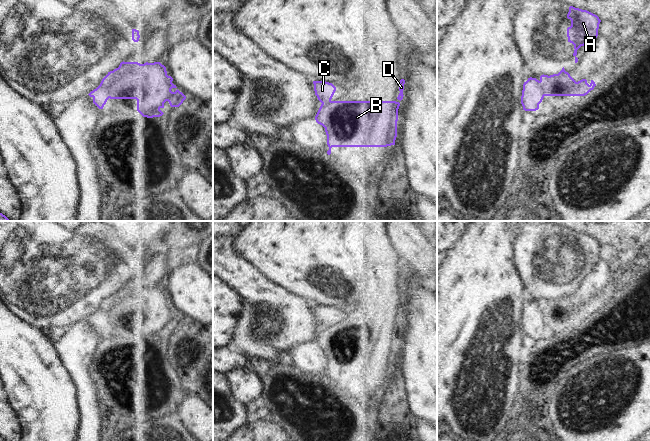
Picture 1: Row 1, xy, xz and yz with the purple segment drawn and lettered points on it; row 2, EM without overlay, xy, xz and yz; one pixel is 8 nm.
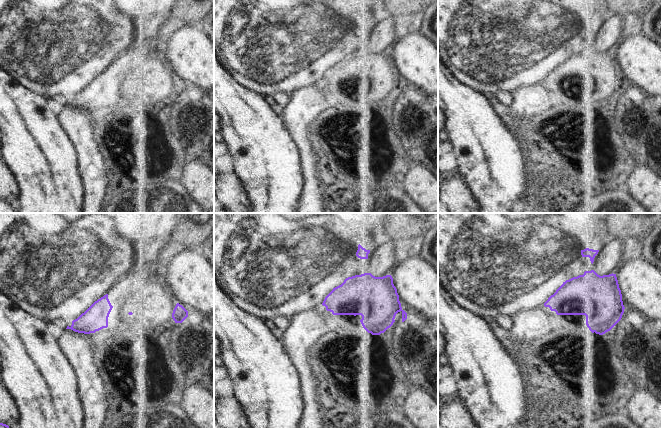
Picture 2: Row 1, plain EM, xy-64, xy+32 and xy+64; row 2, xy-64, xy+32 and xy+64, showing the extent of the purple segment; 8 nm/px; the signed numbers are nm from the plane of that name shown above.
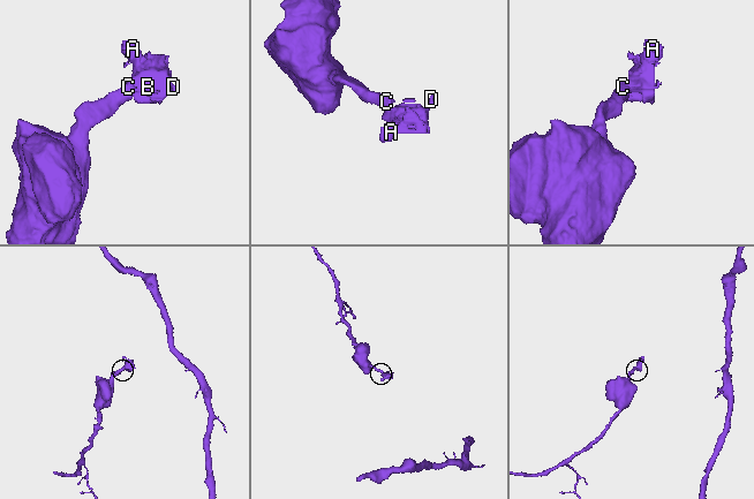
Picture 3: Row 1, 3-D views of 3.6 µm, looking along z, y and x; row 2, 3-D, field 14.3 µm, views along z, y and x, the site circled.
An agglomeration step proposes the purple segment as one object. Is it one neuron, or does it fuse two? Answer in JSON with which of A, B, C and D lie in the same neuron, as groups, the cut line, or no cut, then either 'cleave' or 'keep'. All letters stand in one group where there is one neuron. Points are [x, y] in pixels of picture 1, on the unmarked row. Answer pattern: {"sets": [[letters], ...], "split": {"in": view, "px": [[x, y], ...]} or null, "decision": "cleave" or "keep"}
{"sets": [["A", "B", "D"], ["C"]], "split": {"in": "xy", "px": [[99, 309], [105, 312], [109, 321]]}, "decision": "cleave"}

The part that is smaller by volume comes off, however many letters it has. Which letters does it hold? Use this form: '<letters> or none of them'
A, B, D

